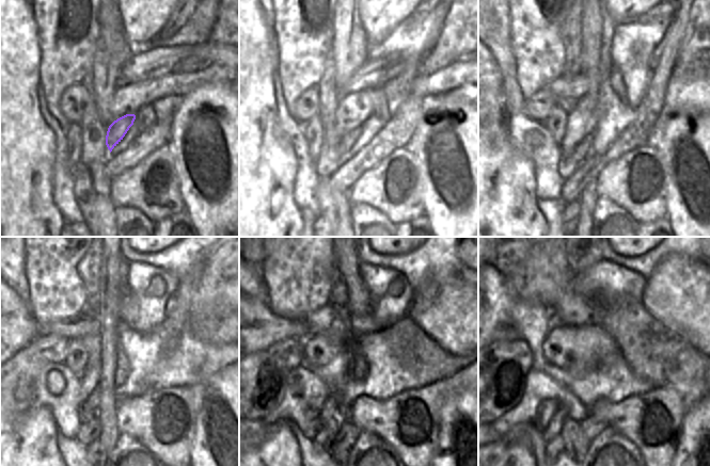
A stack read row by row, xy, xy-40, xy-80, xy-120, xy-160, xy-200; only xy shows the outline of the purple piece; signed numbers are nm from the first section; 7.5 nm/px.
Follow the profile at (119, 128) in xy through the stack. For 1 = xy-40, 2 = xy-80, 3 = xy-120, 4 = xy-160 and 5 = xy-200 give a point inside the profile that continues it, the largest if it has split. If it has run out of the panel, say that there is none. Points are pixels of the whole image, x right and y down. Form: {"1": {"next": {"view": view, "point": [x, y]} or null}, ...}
{"1": {"next": {"view": "xy-40", "point": [347, 141]}}, "2": {"next": {"view": "xy-80", "point": [586, 142]}}, "3": {"next": {"view": "xy-120", "point": [90, 410]}}, "4": {"next": {"view": "xy-160", "point": [331, 407]}}, "5": {"next": {"view": "xy-200", "point": [558, 419]}}}

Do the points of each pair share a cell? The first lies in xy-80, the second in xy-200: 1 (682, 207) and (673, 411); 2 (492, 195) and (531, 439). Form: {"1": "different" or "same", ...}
{"1": "different", "2": "different"}

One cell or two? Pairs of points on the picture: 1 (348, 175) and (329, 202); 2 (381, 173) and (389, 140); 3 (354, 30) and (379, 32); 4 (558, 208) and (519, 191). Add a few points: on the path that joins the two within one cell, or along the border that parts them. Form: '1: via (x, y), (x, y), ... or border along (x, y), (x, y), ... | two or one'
1: border along (329, 176), (329, 181), (335, 188), (344, 191) | two
2: border along (406, 145), (397, 147), (364, 171) | two
3: border along (359, 11), (361, 25), (367, 37) | two
4: border along (536, 199), (536, 206), (546, 223) | two

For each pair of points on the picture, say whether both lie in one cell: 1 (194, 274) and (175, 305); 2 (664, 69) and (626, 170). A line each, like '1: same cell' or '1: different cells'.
1: same cell
2: different cells

